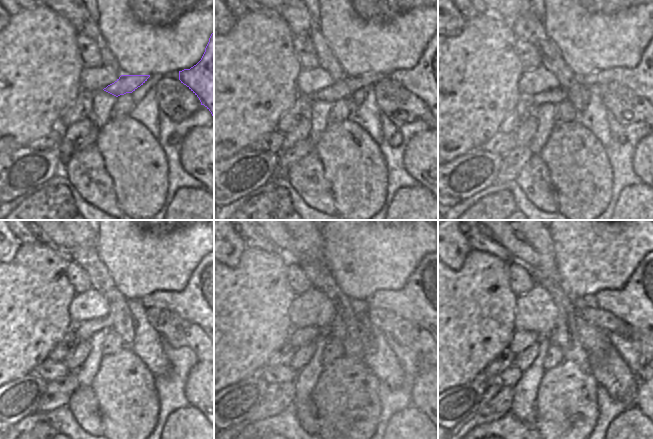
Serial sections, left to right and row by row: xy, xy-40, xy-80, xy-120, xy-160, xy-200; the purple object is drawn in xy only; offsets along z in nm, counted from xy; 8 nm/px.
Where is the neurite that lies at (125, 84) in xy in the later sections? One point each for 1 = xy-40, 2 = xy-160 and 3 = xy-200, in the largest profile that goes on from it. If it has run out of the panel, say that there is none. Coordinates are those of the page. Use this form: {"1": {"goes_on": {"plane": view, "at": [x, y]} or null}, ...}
{"1": {"goes_on": {"plane": "xy-40", "at": [417, 80]}}, "2": {"goes_on": {"plane": "xy-160", "at": [417, 302]}}, "3": {"goes_on": {"plane": "xy-200", "at": [641, 303]}}}

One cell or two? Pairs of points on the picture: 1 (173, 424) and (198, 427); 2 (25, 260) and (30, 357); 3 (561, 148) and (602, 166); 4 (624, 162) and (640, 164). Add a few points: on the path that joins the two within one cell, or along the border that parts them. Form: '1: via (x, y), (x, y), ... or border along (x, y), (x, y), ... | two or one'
1: via (179, 426), (192, 427) | one
2: via (26, 284), (26, 333) | one
3: via (571, 155), (582, 166), (592, 166) | one
4: border along (638, 141), (633, 156), (633, 171), (642, 181) | two

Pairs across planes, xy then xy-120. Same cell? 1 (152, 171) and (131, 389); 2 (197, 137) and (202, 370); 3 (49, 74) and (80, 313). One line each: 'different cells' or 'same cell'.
1: same cell
2: same cell
3: different cells

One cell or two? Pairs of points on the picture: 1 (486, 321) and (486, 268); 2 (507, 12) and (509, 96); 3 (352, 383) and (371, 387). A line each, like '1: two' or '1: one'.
1: one
2: two
3: one

